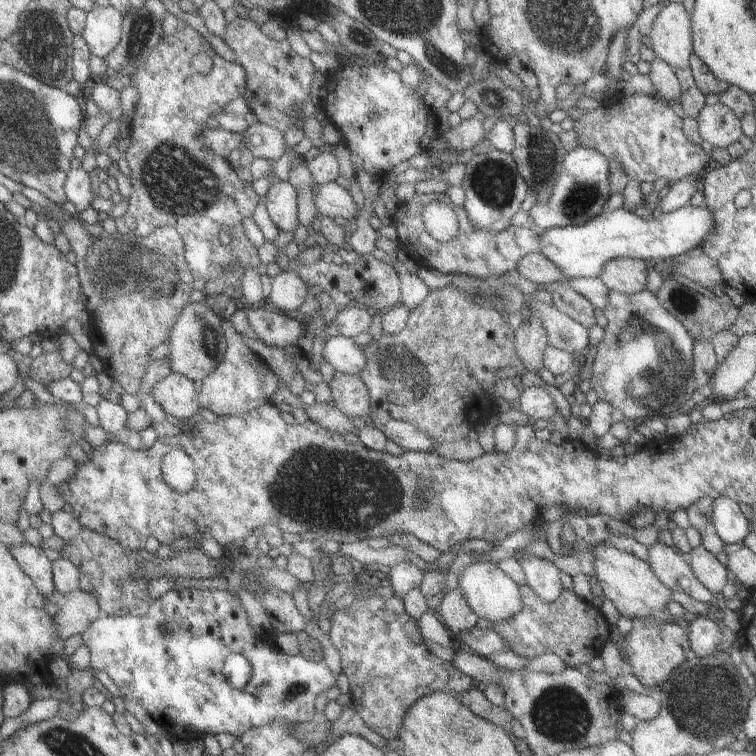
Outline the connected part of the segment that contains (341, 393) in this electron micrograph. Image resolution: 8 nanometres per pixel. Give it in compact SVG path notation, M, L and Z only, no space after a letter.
M335 372L331 380L333 405L342 414L353 419L355 416L367 418L372 411L372 398L369 388L360 375Z

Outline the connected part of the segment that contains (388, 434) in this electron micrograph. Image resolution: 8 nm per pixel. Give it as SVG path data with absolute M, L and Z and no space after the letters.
M387 420L381 432L387 440L392 440L406 451L432 451L434 442L431 436L416 428L408 421Z

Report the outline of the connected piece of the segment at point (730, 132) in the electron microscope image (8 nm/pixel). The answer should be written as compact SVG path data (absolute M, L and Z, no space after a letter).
M720 102L704 105L696 120L700 136L713 147L727 148L743 134L740 119Z

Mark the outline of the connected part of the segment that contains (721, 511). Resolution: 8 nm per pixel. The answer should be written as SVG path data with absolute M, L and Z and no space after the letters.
M728 497L713 500L711 519L717 535L725 543L741 545L750 532L750 521L742 513L739 502Z

